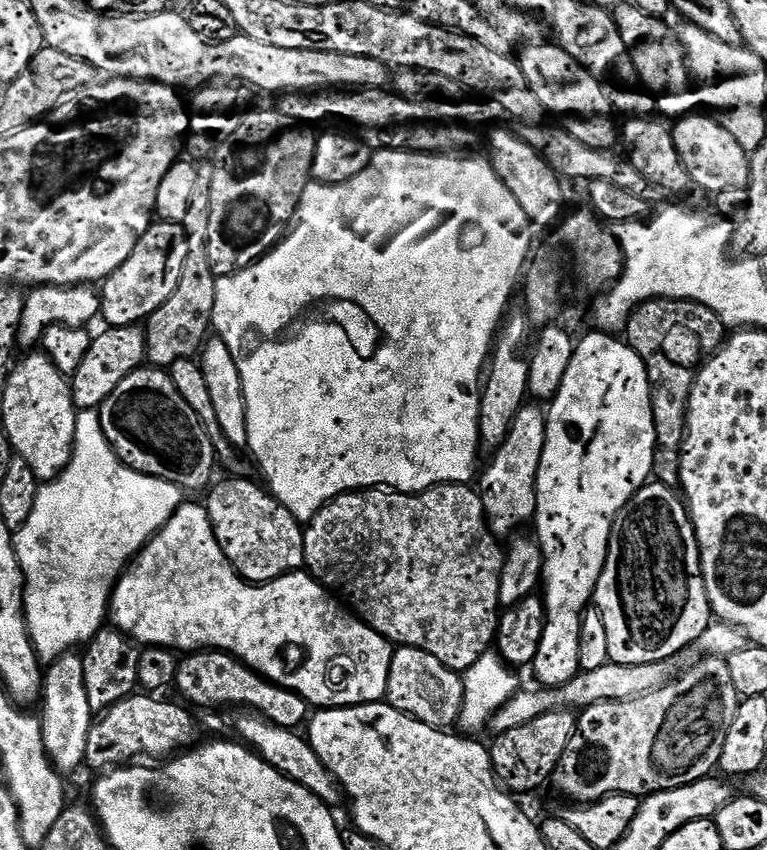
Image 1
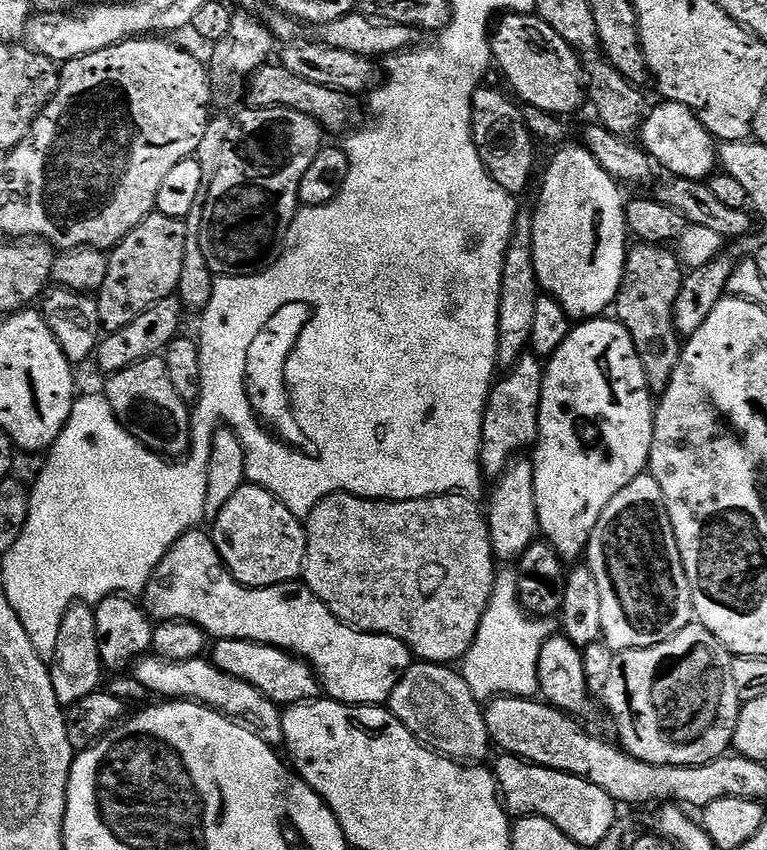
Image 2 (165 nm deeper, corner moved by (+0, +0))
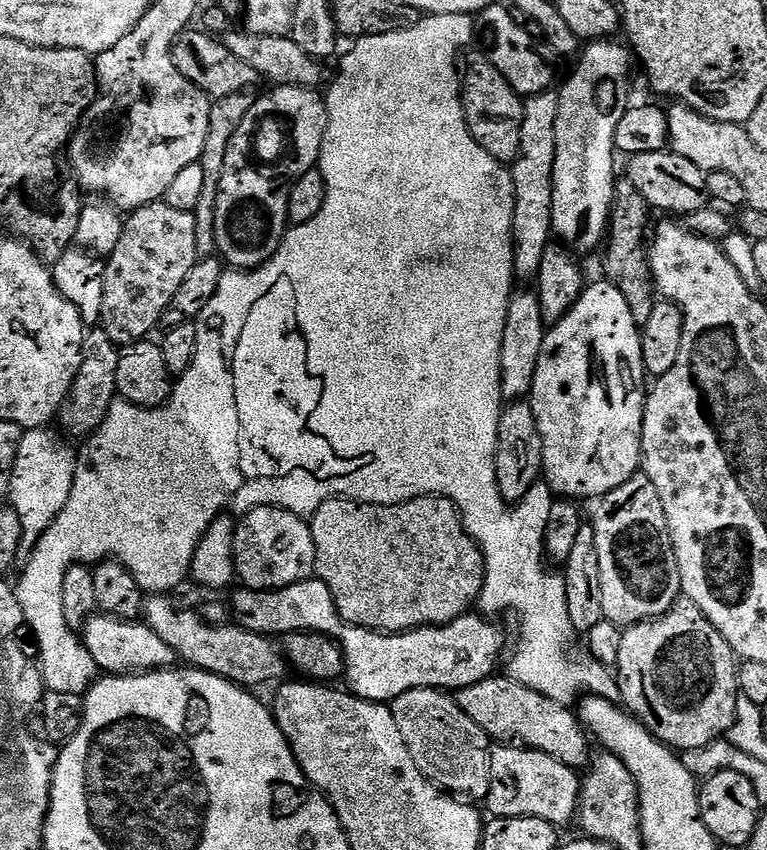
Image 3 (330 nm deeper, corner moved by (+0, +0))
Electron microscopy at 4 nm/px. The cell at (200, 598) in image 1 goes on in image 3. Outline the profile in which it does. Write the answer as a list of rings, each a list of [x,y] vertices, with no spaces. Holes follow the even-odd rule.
[[[315,578],[273,592],[255,592],[253,588],[245,587],[241,587],[239,591],[230,596],[234,620],[239,627],[251,632],[261,632],[269,638],[283,637],[285,632],[321,632],[322,635],[336,641],[344,655],[343,679],[348,680],[347,687],[352,695],[360,697],[361,700],[391,702],[415,688],[459,690],[466,686],[474,686],[474,682],[482,682],[487,676],[493,675],[497,671],[496,663],[499,662],[500,655],[502,655],[501,660],[505,655],[503,630],[495,628],[492,625],[495,623],[491,619],[480,614],[475,614],[476,616],[465,614],[456,620],[451,620],[449,624],[389,634],[345,624],[334,606],[334,598],[326,582]]]

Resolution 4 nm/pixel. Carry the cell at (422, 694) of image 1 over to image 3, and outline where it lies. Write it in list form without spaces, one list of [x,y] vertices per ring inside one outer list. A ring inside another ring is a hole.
[[[415,688],[391,701],[390,707],[394,722],[398,722],[398,734],[402,734],[418,770],[422,770],[436,787],[457,798],[467,798],[472,802],[487,801],[490,790],[490,758],[494,744],[486,730],[482,730],[482,726],[478,726],[474,718],[466,715],[466,710],[458,706],[455,698],[439,688]]]

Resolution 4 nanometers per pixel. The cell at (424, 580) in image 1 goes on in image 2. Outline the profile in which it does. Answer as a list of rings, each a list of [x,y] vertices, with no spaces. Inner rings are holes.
[[[336,492],[327,496],[306,517],[306,558],[302,573],[303,583],[327,606],[344,624],[358,629],[359,632],[372,632],[376,636],[398,638],[412,652],[417,661],[429,664],[455,665],[463,661],[470,650],[474,638],[480,629],[482,616],[486,614],[486,606],[492,597],[492,587],[496,581],[498,561],[492,554],[490,530],[485,513],[475,504],[475,499],[464,494],[445,494],[442,496],[419,496],[417,500],[367,500],[349,492]]]

